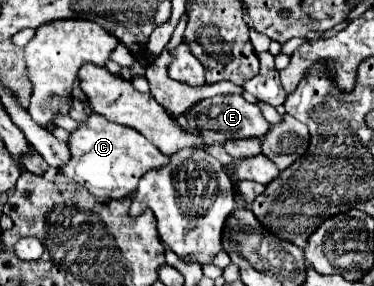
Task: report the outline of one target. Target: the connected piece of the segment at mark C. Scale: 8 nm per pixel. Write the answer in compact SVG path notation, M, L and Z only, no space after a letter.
M91 112L85 122L79 122L79 126L69 132L69 152L71 156L67 164L61 166L63 174L87 186L87 190L97 198L129 196L137 190L137 182L147 170L169 162L167 156L163 156L157 146L149 144L149 140L145 140L137 130L113 124L97 112Z

